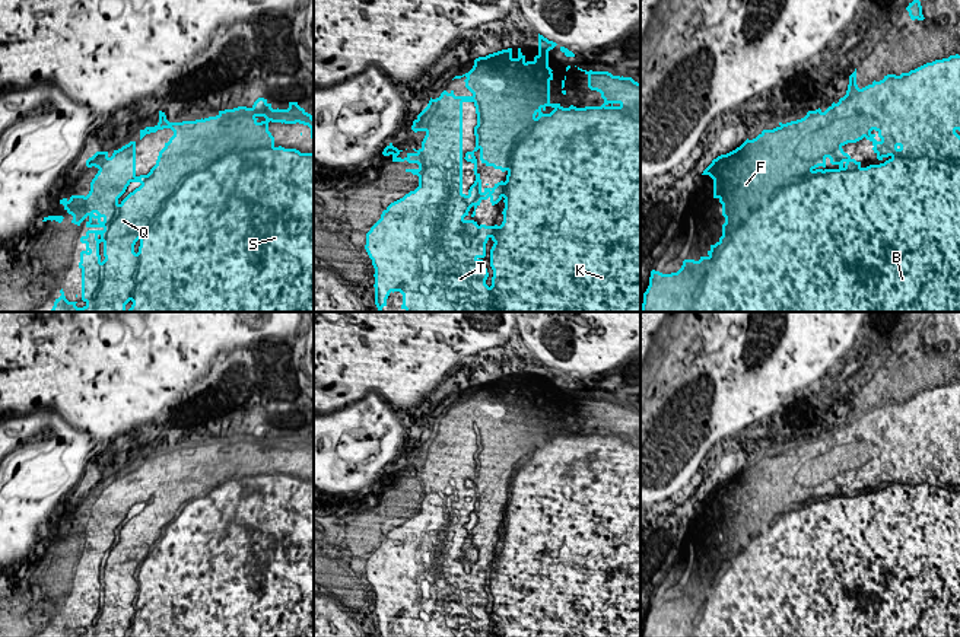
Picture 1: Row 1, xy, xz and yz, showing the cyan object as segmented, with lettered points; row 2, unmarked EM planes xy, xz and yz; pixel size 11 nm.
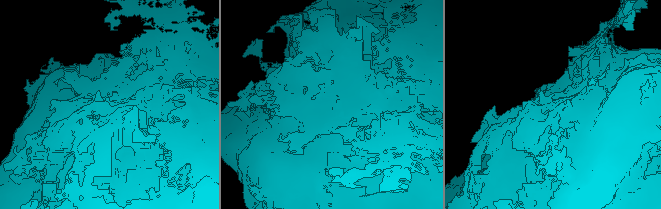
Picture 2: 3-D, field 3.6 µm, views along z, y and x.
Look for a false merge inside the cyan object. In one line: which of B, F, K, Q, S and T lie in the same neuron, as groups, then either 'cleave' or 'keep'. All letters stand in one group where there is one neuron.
B F K Q S T; keep

